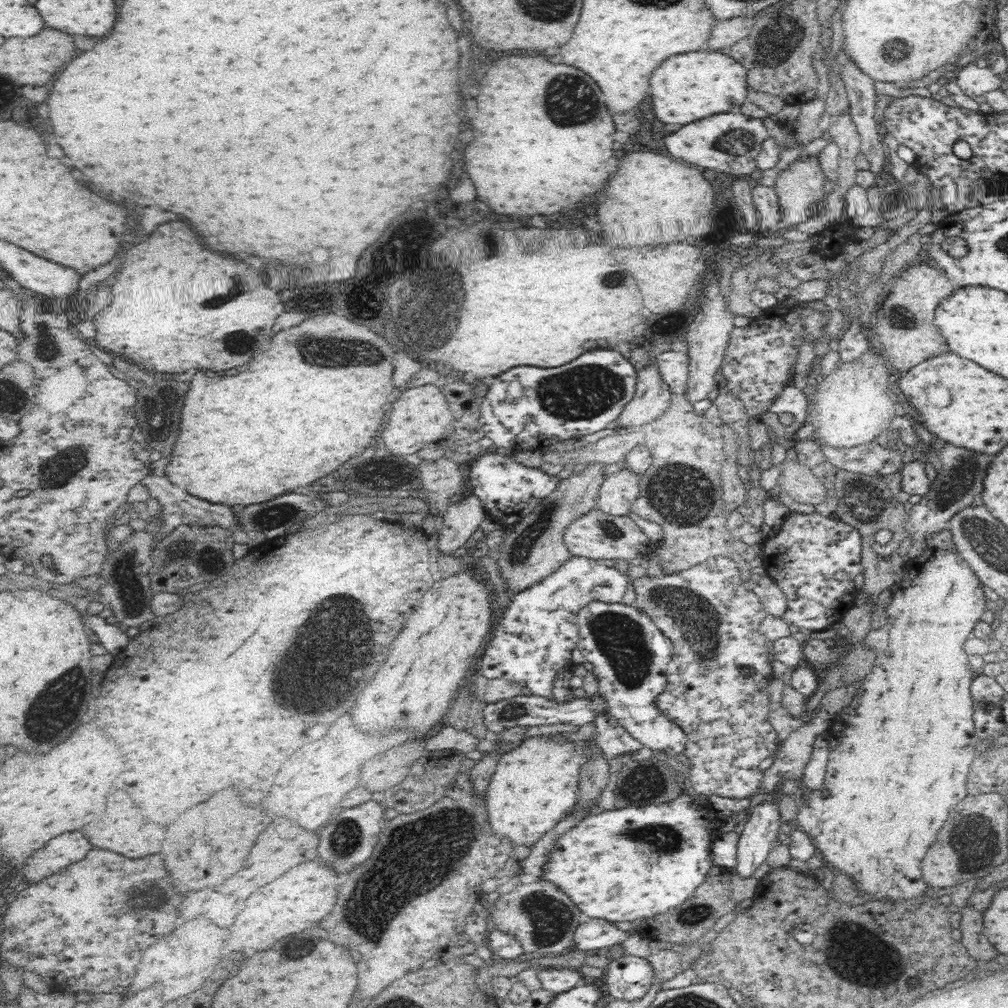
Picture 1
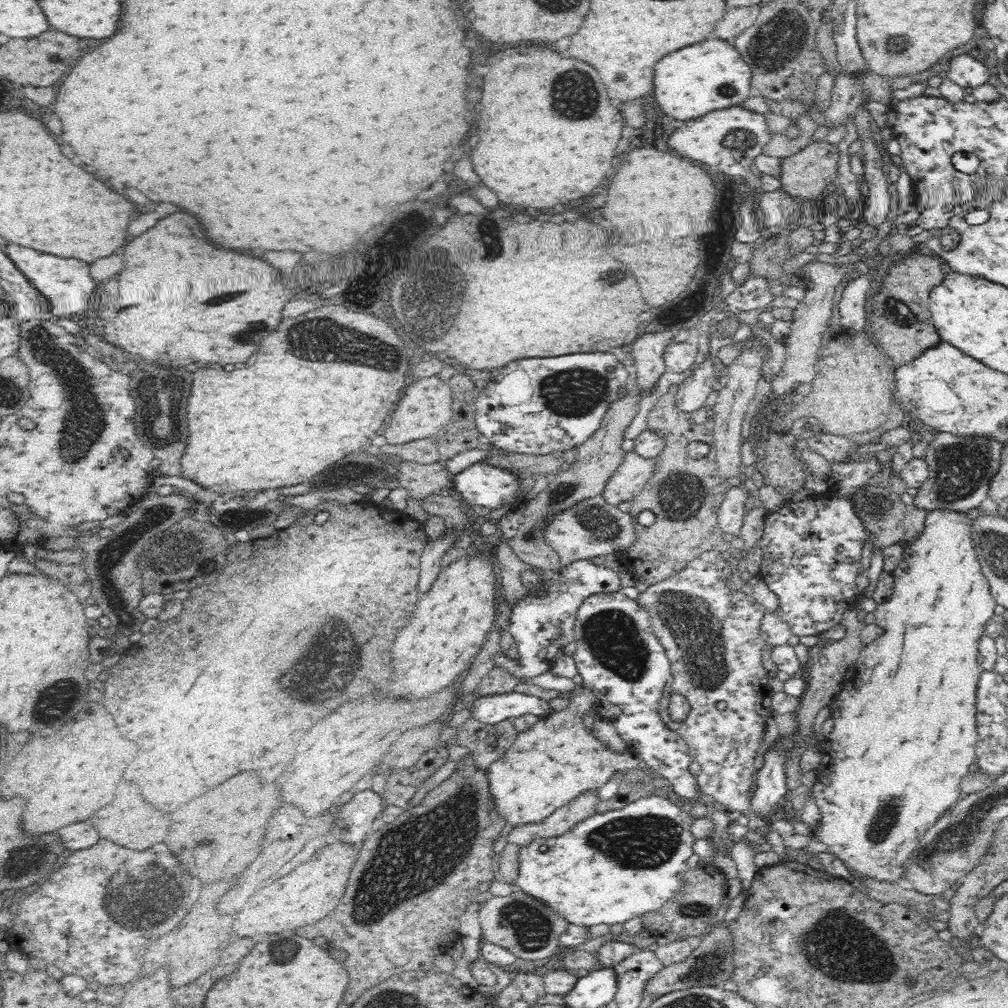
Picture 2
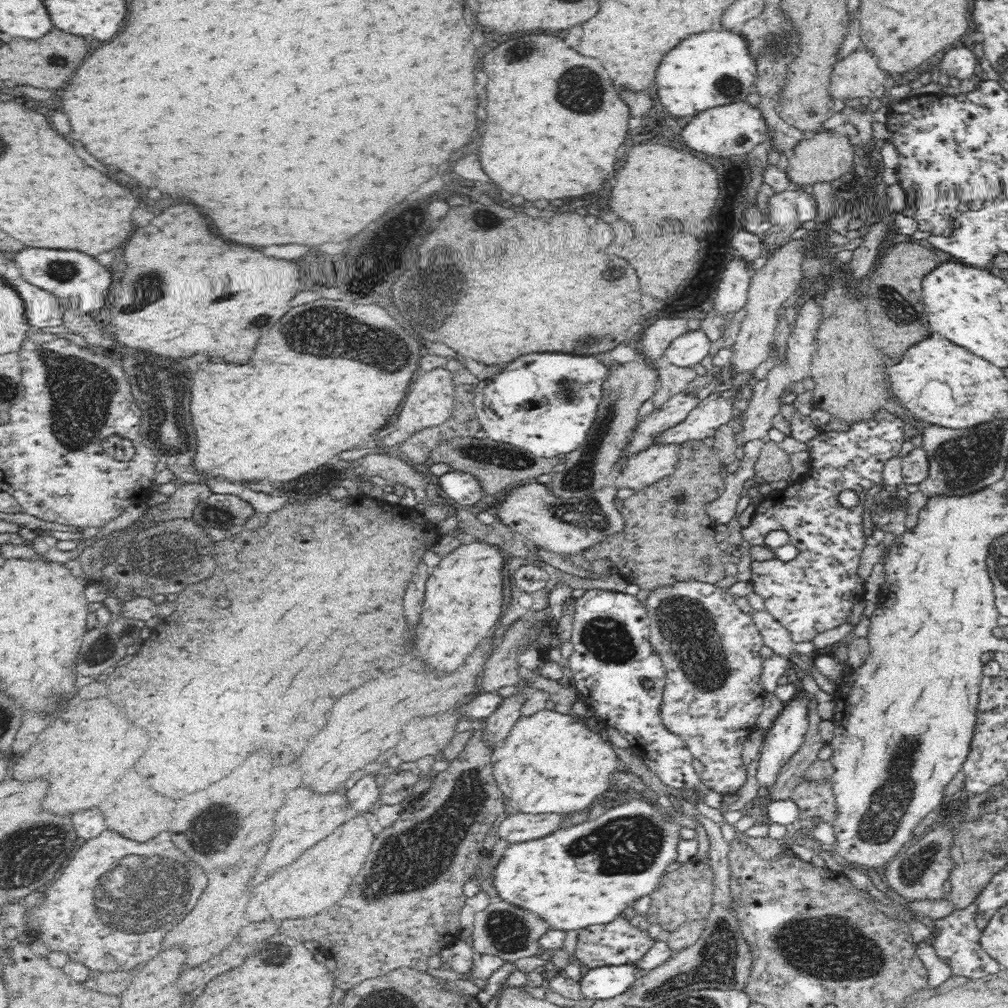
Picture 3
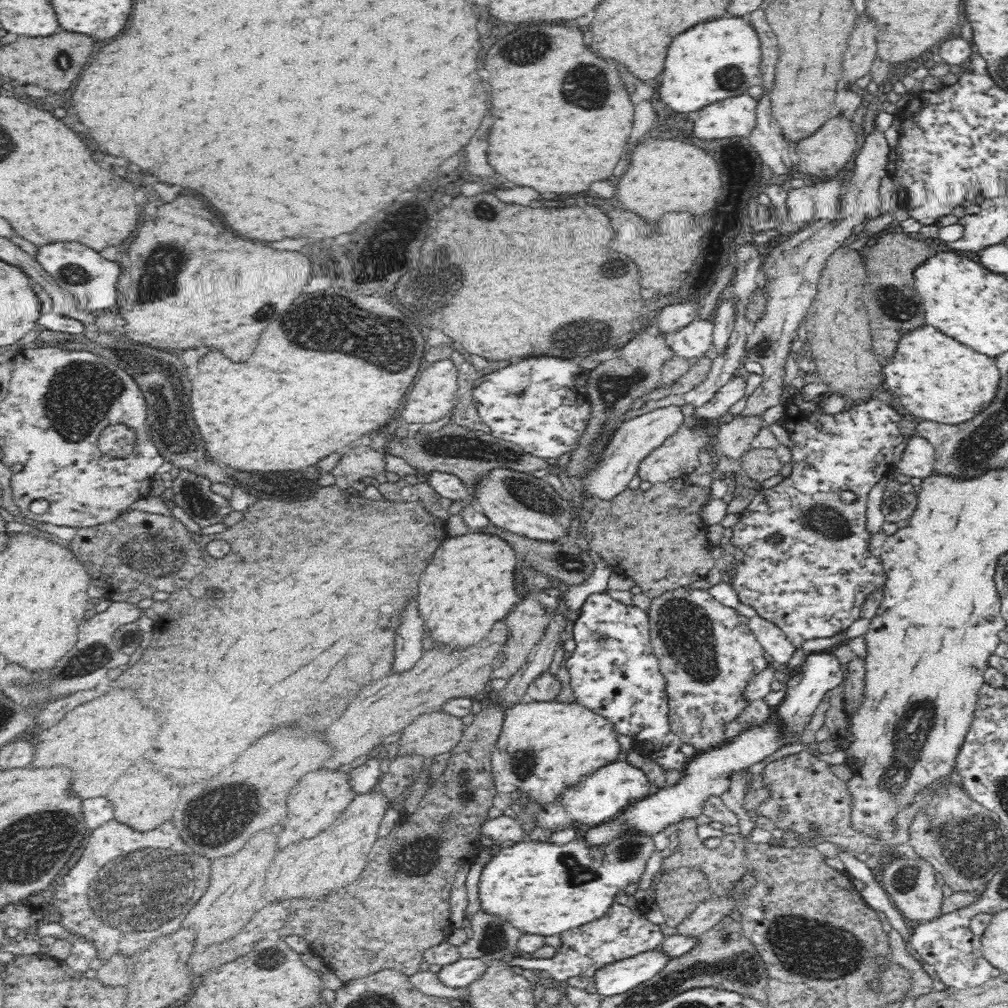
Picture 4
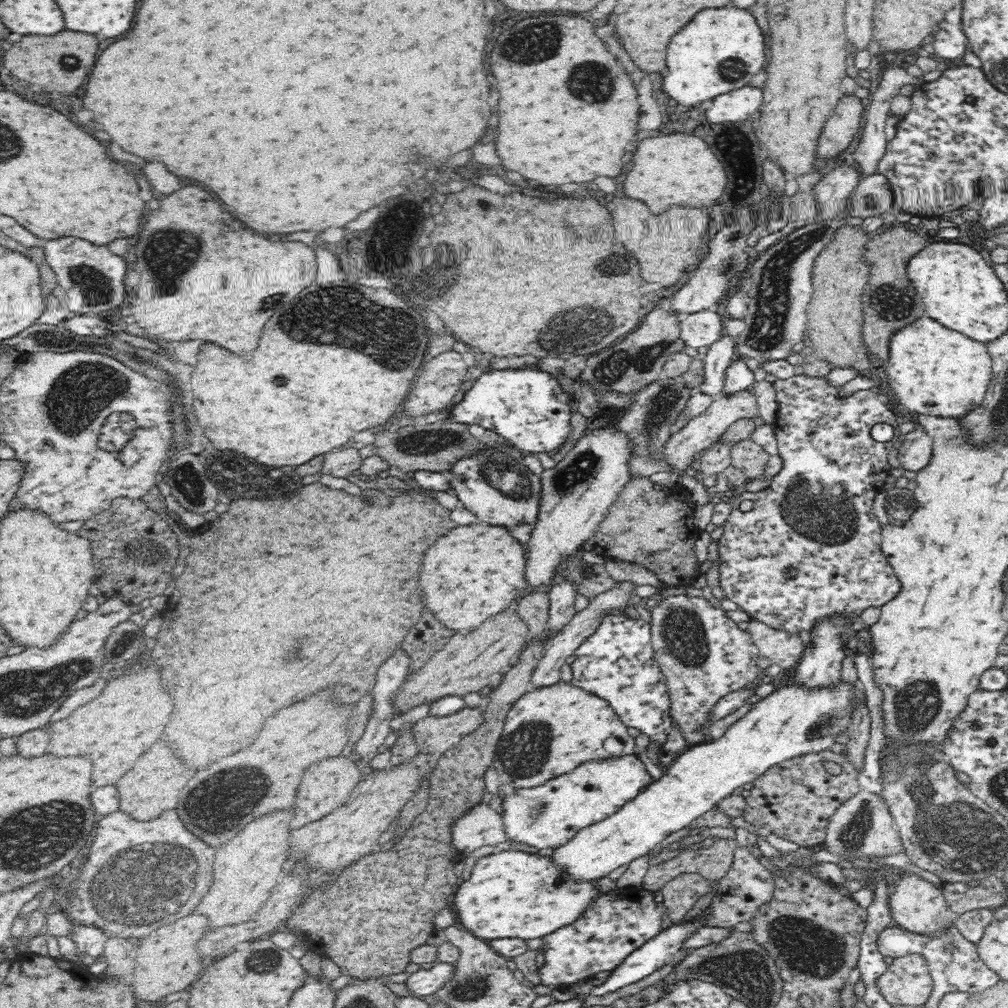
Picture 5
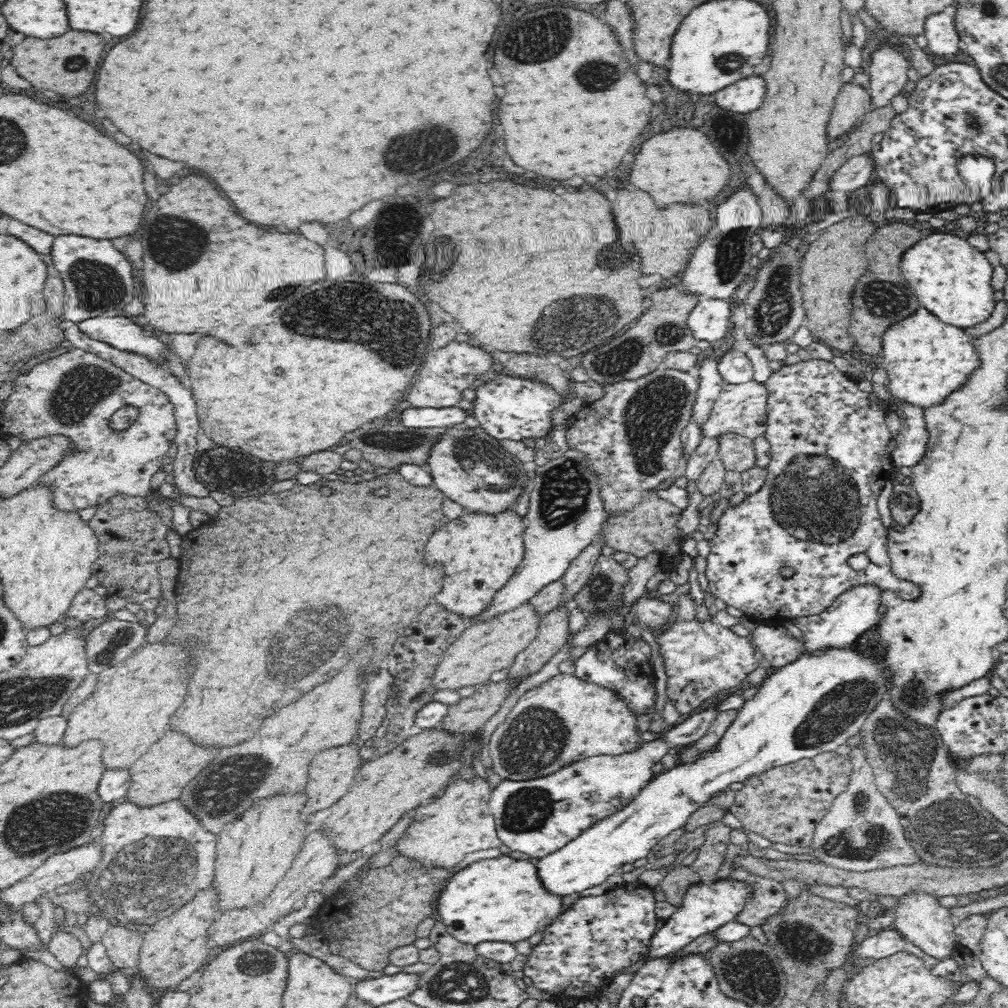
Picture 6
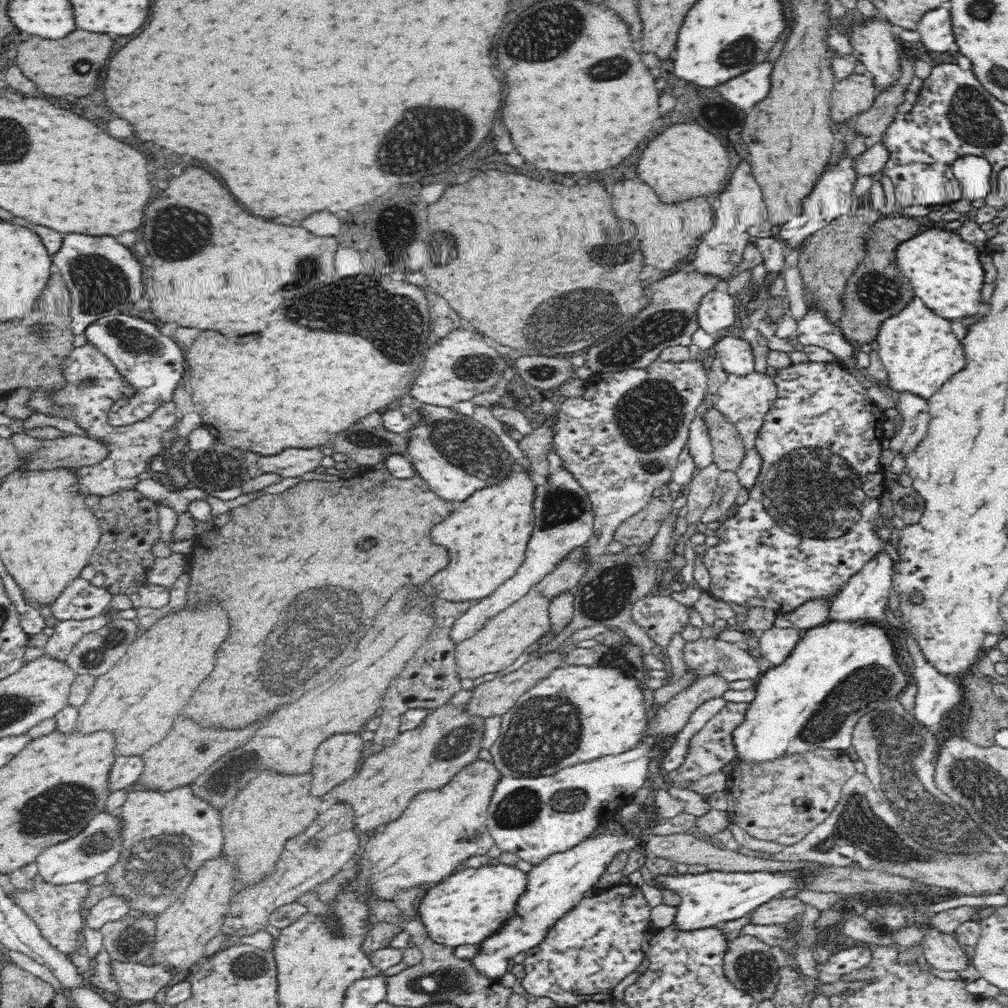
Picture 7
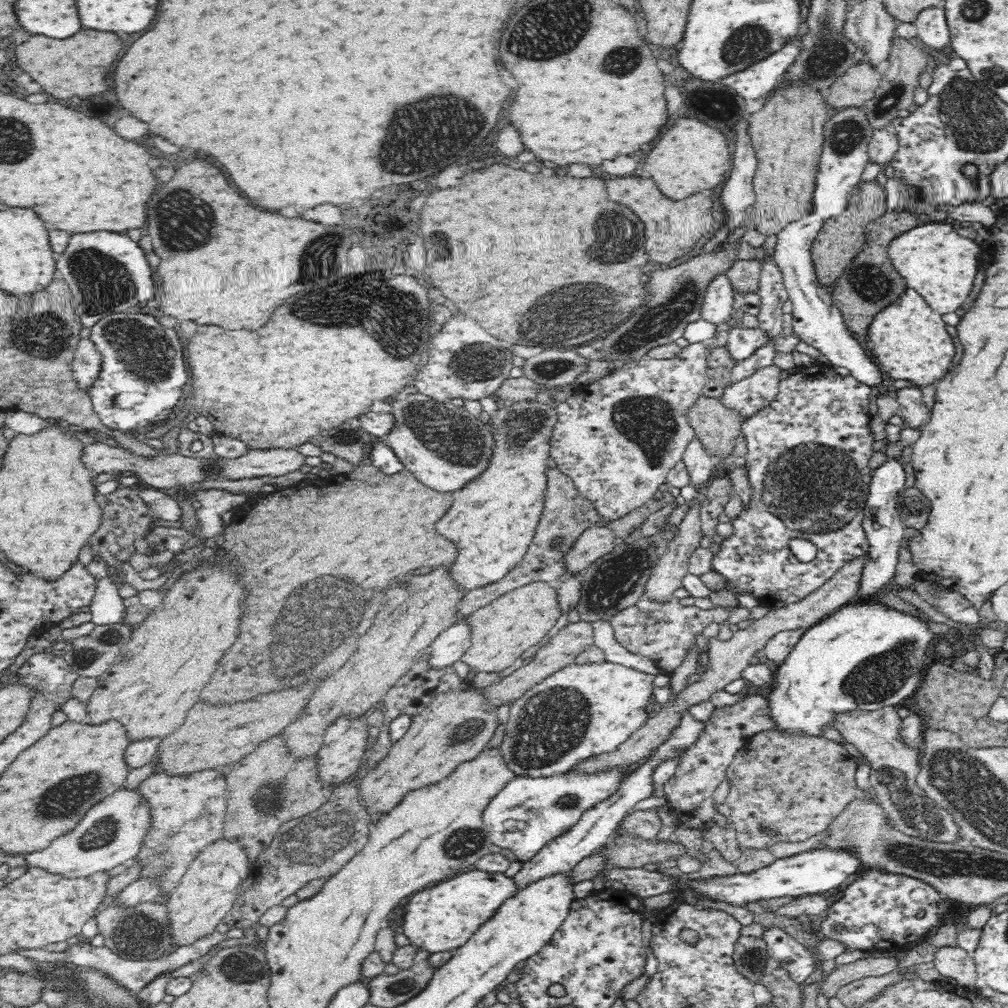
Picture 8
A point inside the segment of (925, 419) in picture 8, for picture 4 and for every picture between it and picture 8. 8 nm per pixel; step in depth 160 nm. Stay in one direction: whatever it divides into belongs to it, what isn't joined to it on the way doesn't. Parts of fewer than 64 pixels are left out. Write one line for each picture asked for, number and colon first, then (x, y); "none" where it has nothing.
4: (917, 460)
5: (915, 453)
6: (913, 437)
7: (915, 416)

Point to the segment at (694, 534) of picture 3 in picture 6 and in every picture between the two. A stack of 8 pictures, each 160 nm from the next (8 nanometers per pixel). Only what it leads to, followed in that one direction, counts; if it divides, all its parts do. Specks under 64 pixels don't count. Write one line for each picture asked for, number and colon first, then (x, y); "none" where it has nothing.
4: (657, 537)
5: (653, 526)
6: (648, 526)

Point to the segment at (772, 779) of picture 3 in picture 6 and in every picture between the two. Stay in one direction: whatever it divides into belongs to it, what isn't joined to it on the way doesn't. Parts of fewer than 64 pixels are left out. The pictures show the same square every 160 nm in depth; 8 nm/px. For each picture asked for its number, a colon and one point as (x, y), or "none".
4: (820, 672)
5: (819, 667)
6: (838, 627)

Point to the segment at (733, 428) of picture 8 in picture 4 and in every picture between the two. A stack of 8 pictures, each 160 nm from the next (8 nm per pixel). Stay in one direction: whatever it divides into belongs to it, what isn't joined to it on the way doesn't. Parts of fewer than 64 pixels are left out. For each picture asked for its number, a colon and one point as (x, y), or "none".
4: (759, 463)
5: (749, 457)
6: (736, 452)
7: (729, 450)

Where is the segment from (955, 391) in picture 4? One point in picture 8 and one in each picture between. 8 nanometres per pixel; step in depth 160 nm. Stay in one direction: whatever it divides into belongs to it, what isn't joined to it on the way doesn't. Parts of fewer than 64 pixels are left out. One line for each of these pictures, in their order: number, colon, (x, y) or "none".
5: (938, 372)
6: (926, 360)
7: (919, 350)
8: (911, 343)

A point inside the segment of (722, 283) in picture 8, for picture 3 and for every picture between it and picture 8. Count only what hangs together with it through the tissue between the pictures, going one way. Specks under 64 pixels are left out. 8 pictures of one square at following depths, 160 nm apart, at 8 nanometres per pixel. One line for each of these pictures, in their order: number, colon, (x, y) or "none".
3: (691, 348)
4: (696, 339)
5: (701, 329)
6: (709, 321)
7: (716, 311)

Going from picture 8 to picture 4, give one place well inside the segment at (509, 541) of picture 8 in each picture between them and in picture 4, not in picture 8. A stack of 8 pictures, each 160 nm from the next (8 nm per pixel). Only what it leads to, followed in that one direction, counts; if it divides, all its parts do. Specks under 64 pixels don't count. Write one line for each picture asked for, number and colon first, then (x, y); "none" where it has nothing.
4: (469, 586)
5: (473, 572)
6: (477, 554)
7: (486, 537)

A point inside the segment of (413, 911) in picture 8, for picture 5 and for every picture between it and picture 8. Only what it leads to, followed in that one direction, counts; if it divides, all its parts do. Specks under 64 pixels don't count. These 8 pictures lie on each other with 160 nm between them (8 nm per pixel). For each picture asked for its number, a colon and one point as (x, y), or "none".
5: (512, 894)
6: (503, 899)
7: (469, 907)

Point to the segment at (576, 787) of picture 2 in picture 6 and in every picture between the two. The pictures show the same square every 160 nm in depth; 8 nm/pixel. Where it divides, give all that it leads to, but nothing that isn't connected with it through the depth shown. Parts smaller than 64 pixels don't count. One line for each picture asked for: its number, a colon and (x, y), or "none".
3: (551, 763)
4: (544, 749)
5: (549, 732)
6: (563, 720)

